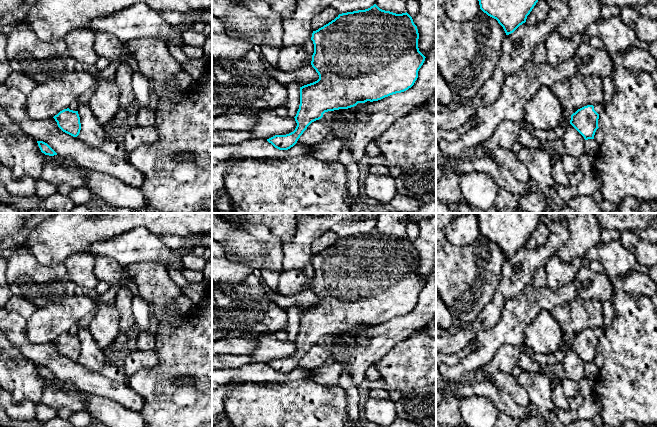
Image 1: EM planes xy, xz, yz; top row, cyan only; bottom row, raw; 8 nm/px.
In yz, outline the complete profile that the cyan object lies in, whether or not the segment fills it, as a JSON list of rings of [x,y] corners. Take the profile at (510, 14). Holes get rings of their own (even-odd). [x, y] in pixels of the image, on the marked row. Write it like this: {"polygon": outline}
{"polygon": [[[478,0],[480,9],[496,19],[506,35],[526,22],[538,0]]]}

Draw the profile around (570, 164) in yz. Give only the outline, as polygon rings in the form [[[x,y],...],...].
[[[564,151],[561,153],[561,161],[567,175],[575,174],[580,170],[578,158],[572,157]]]

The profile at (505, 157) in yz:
[[[495,148],[490,153],[483,152],[481,156],[485,156],[498,164],[505,166],[517,180],[530,182],[526,166],[511,150]]]

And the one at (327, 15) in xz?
[[[327,7],[326,9],[315,15],[311,20],[312,30],[318,30],[319,28],[334,20],[336,17],[338,17],[338,15],[339,12],[337,10],[332,7]]]

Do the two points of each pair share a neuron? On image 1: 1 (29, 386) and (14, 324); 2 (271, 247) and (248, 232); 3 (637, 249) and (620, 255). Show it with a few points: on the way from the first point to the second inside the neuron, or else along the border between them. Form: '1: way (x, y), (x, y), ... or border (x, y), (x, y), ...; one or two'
1: border (10, 341), (36, 365); two
2: way (265, 247), (254, 238); one
3: border (619, 239), (637, 261); two

